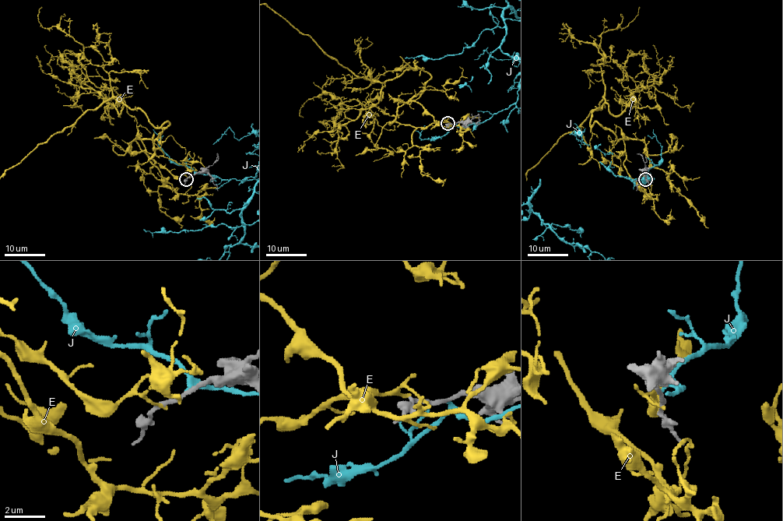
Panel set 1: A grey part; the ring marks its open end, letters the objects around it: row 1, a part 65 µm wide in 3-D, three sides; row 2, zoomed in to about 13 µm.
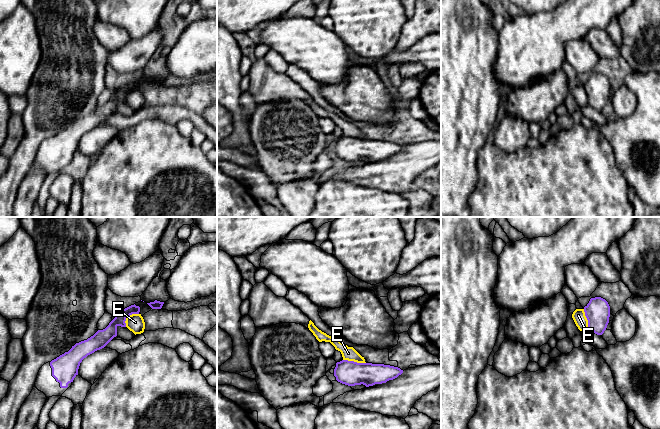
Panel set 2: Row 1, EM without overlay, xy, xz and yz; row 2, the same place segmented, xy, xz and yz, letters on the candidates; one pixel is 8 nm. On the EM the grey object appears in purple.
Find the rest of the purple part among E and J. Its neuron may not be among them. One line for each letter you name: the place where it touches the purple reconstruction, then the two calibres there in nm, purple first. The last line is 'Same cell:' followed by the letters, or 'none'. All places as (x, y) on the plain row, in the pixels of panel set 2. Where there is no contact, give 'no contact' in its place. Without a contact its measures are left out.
Same cell: none

